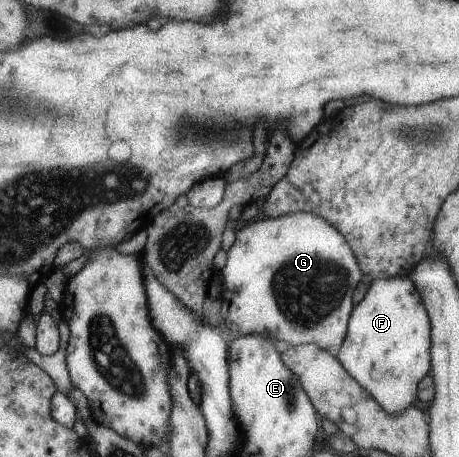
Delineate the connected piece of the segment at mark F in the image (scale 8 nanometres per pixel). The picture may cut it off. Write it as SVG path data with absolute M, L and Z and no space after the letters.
M393 276L392 278L381 278L378 280L373 280L371 282L371 287L367 290L367 293L364 295L364 298L360 303L355 305L355 308L352 309L351 318L347 322L347 336L344 337L343 344L339 346L338 349L333 350L335 357L338 359L340 365L343 366L343 369L363 387L364 390L367 390L370 393L370 396L383 407L387 413L396 414L403 412L405 408L411 407L412 404L418 405L416 400L416 385L418 381L424 377L424 373L431 369L430 367L430 336L431 336L431 321L428 321L428 313L424 311L423 301L419 297L418 291L415 289L414 283L411 279L406 276Z

